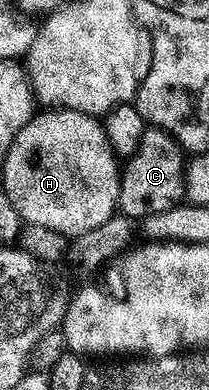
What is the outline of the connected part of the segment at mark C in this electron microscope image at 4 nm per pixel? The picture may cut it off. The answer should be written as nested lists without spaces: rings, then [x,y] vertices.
[[[148,126],[141,137],[135,157],[123,163],[120,172],[119,213],[129,220],[143,220],[151,214],[171,210],[185,197],[184,172],[186,154],[165,130]]]

